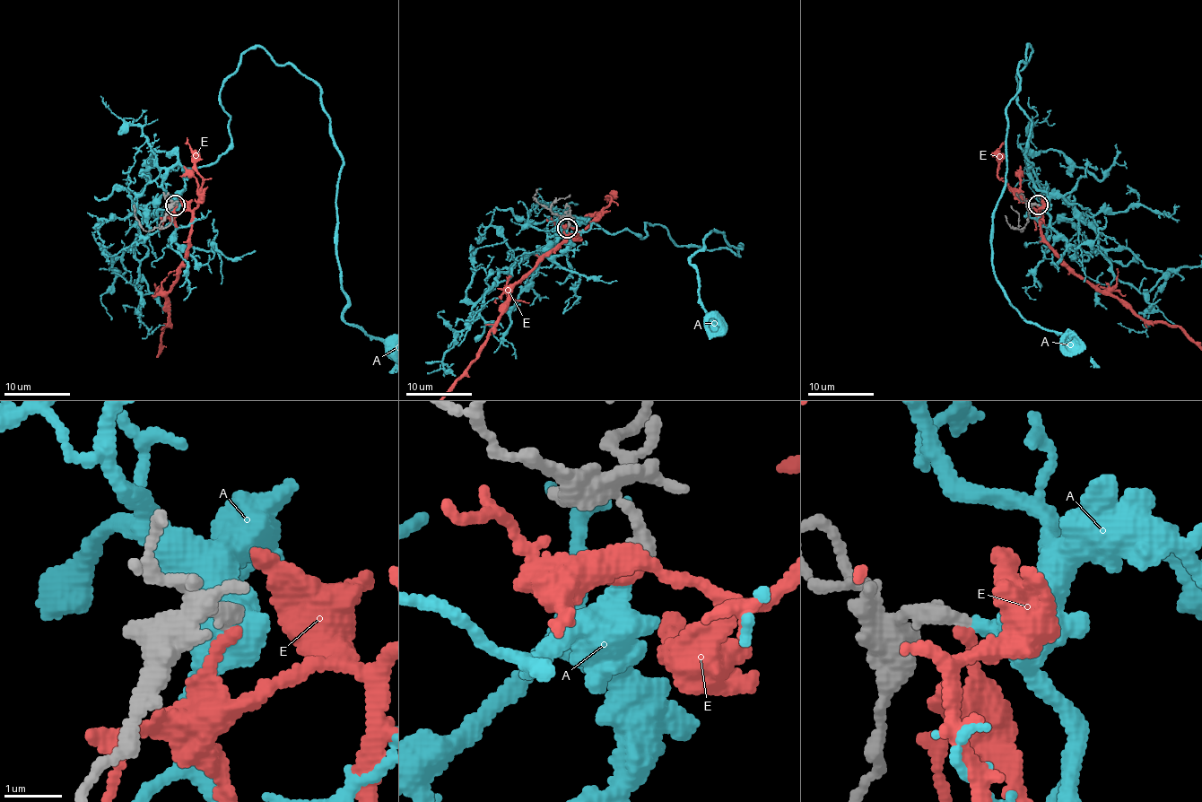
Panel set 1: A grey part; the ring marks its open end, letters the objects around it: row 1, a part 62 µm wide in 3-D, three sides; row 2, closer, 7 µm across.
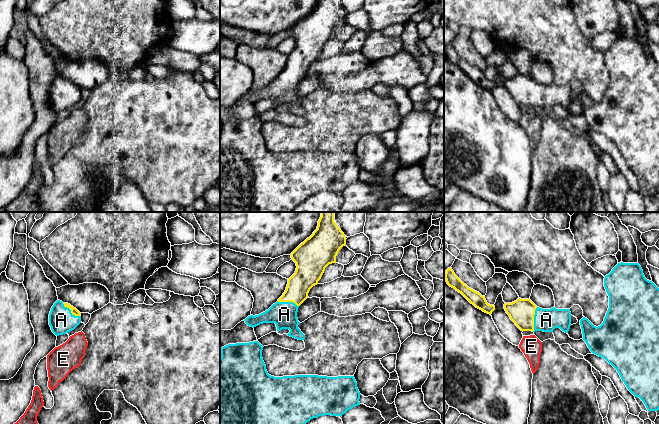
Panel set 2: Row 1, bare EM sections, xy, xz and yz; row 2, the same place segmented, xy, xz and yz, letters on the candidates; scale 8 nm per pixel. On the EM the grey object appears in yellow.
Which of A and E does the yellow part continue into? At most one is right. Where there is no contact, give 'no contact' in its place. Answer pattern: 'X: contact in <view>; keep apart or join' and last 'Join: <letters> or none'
A: contact in yz; join
E: no contact; keep apart
Join: A

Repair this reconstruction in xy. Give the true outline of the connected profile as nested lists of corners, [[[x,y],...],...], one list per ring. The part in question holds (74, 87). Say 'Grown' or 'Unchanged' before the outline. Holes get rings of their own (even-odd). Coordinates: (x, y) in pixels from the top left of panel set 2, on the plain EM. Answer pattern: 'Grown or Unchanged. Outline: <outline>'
Grown. Outline: [[[57,76],[49,90],[49,101],[56,111],[74,106],[81,99],[81,89],[68,79]]]

